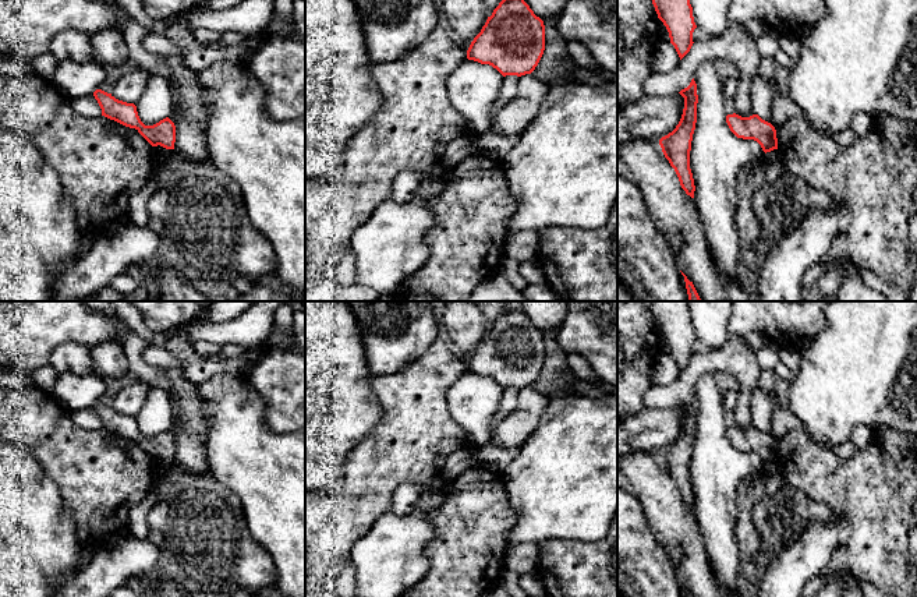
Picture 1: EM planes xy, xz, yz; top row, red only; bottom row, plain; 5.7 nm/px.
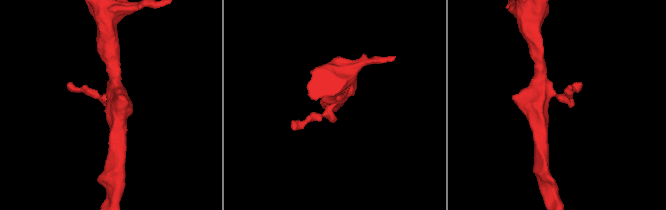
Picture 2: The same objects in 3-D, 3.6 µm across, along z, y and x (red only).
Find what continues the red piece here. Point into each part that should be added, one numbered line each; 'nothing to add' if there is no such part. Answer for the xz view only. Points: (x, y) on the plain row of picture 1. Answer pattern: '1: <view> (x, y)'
nothing to add

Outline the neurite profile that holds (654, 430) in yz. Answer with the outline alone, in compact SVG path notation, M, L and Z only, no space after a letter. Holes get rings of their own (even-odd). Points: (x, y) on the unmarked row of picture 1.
M680 406L669 409L644 409L638 414L617 420L617 456L634 451L659 453L679 437L684 421Z

